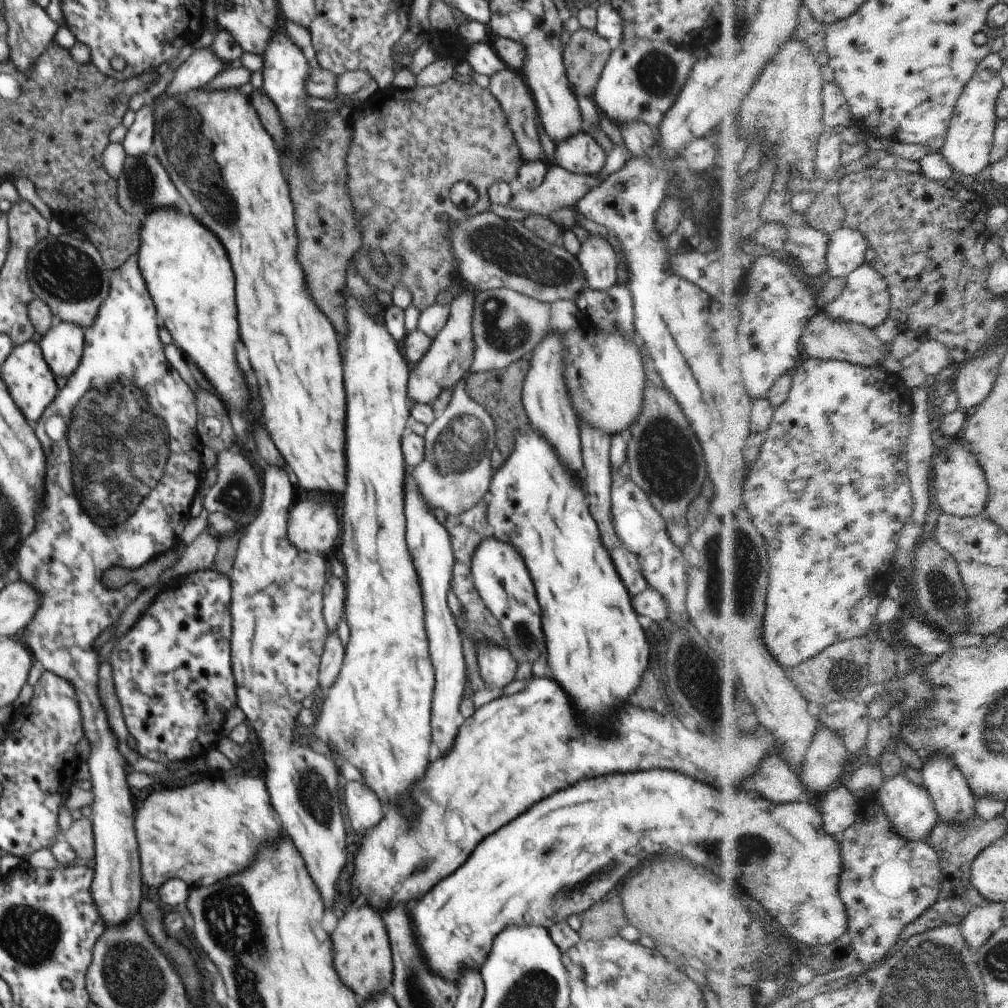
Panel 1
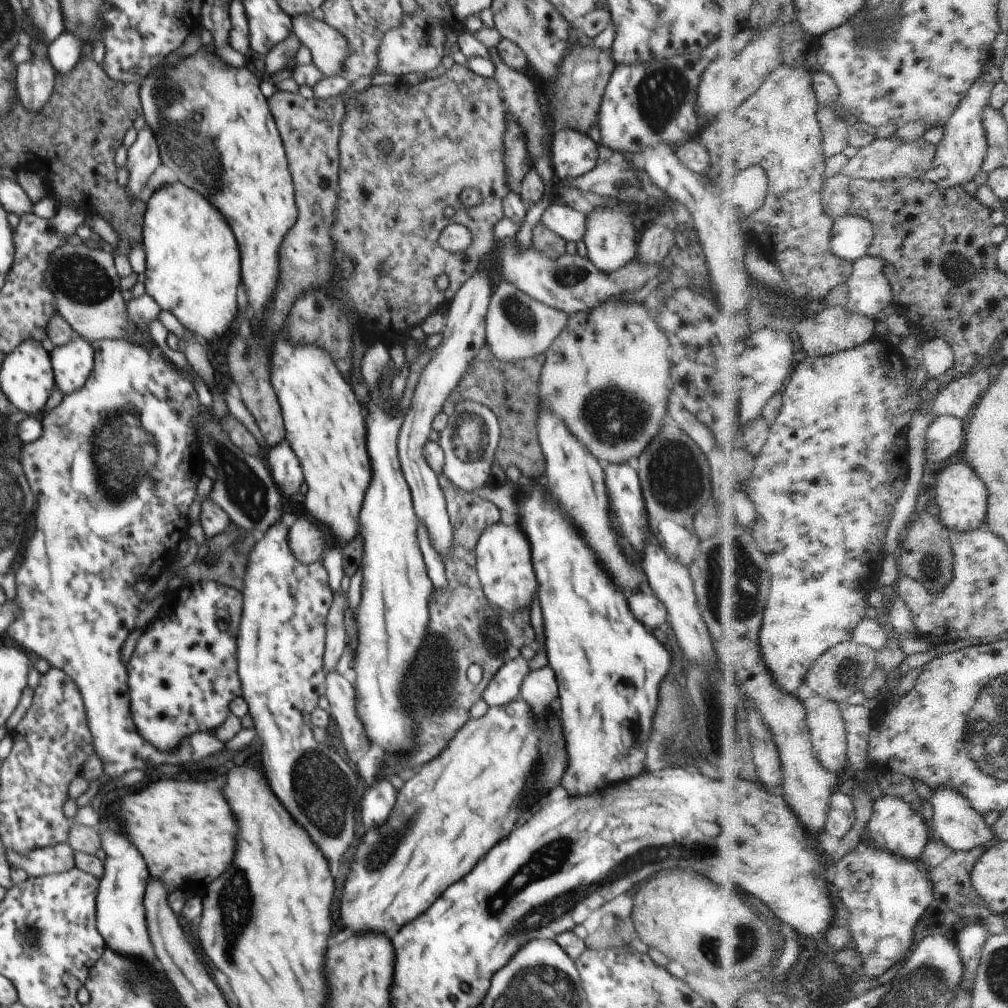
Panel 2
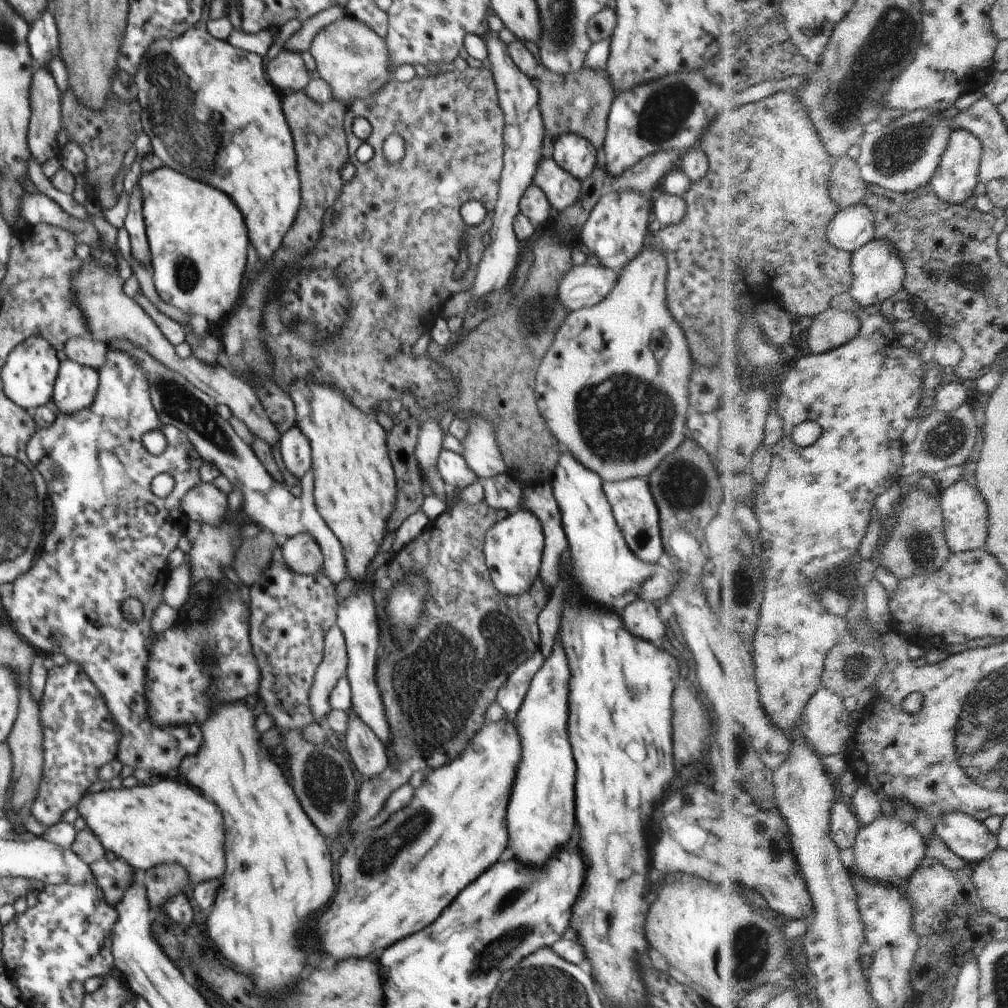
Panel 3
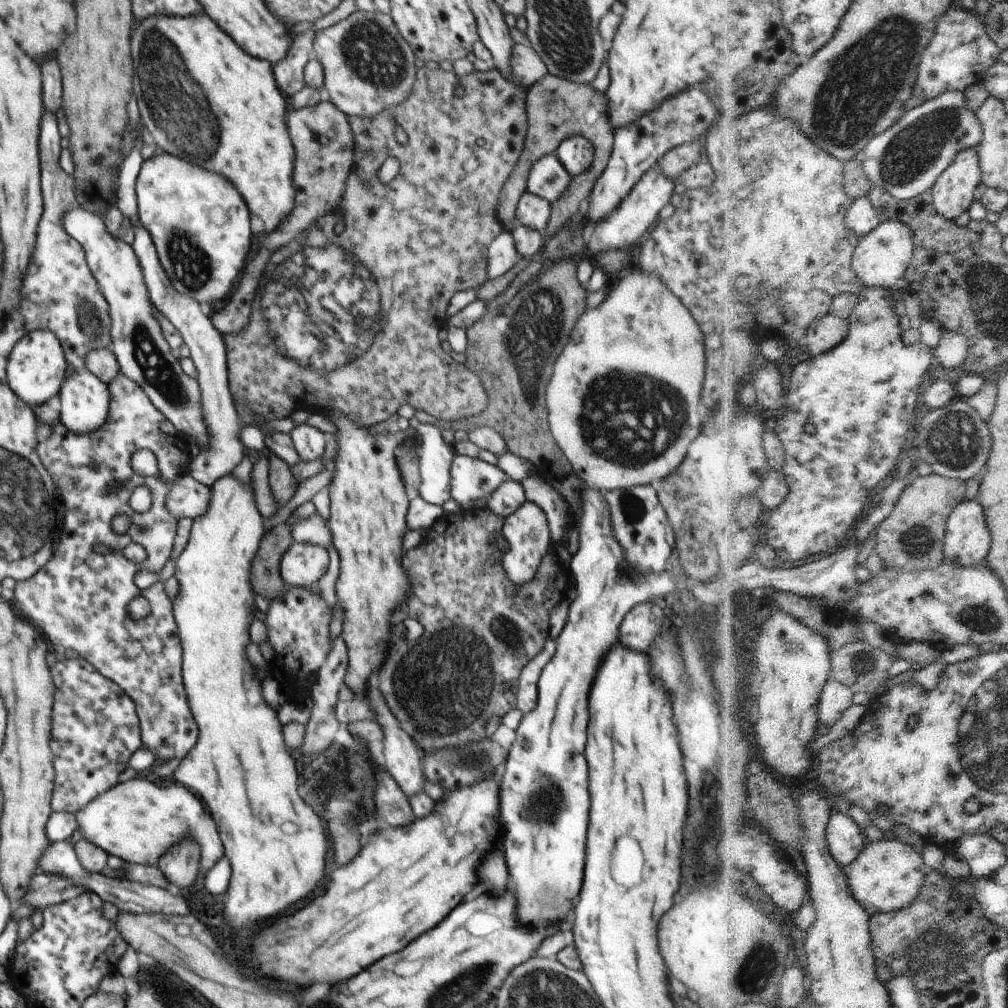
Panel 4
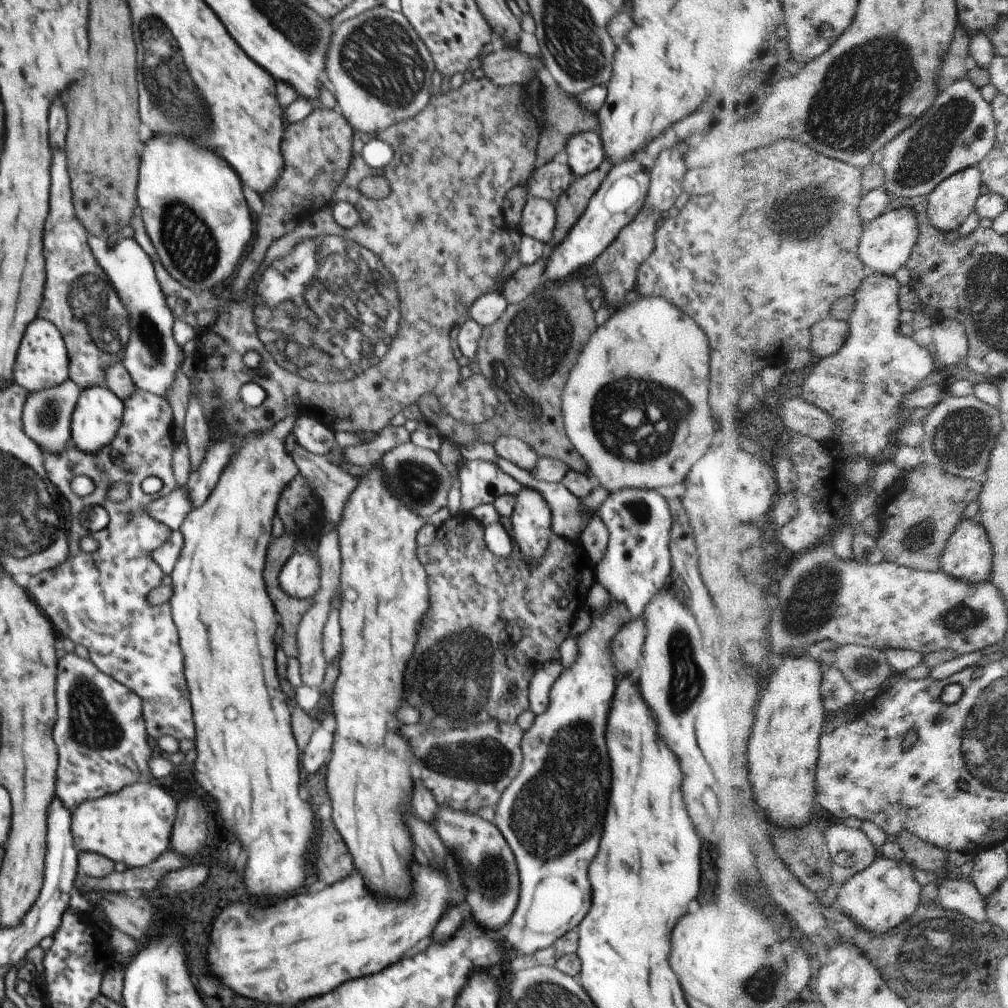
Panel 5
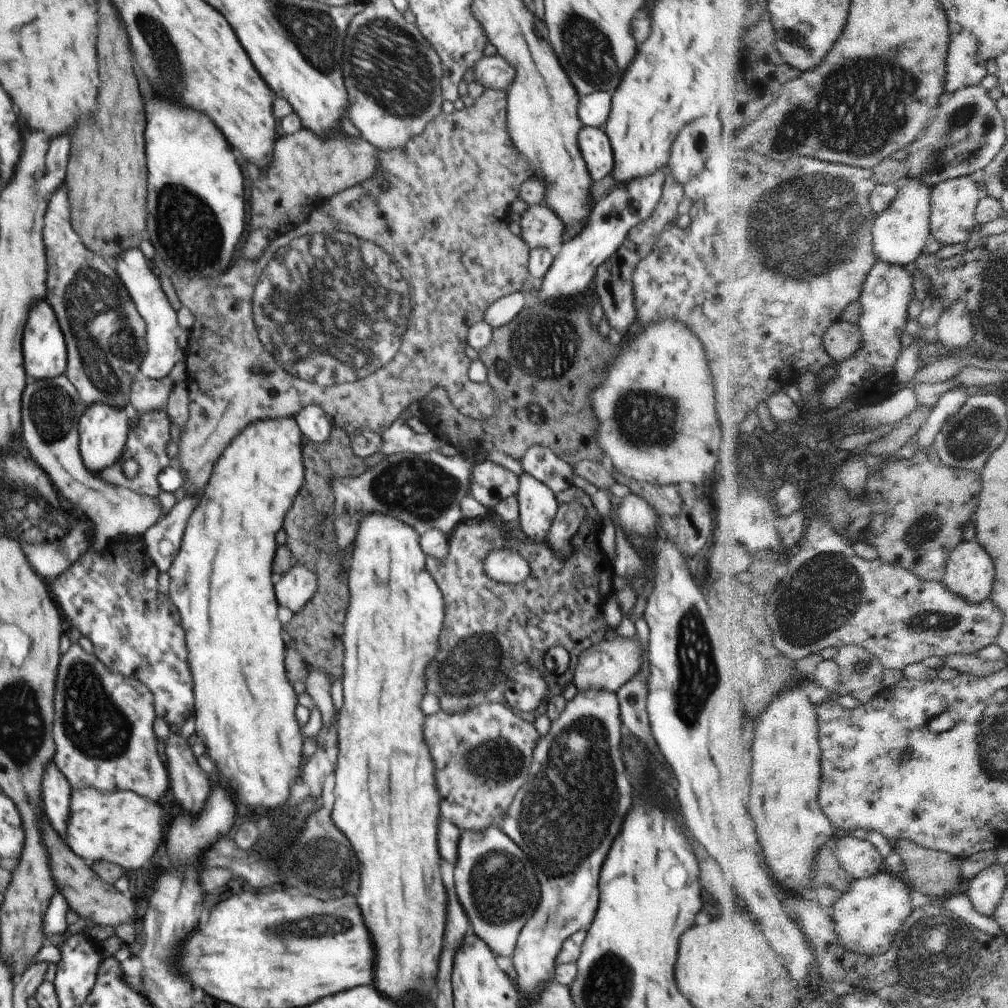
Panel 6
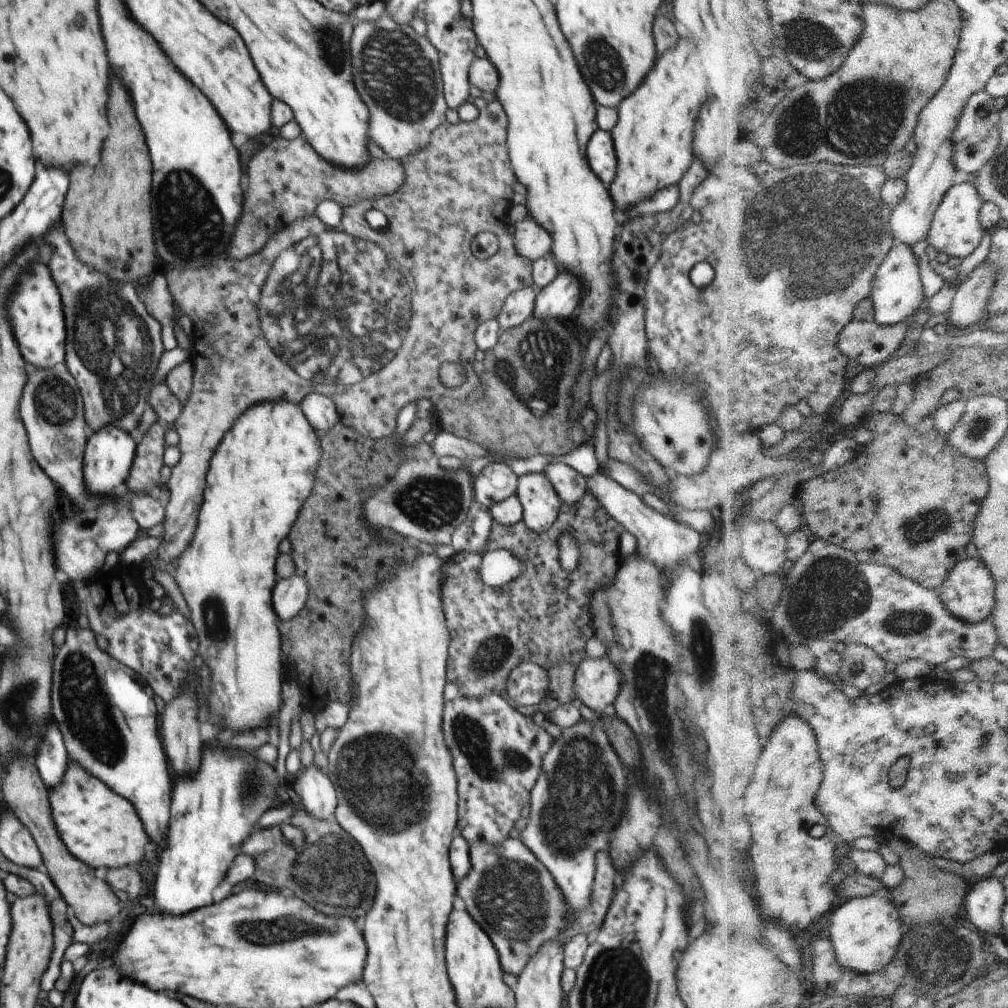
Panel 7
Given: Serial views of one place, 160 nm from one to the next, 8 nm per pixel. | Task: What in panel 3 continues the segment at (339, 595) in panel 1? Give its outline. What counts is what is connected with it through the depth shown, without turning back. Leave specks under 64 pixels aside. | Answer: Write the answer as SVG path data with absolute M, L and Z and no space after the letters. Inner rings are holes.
M337 626L325 634L325 649L322 662L315 670L309 692L310 710L313 722L326 726L326 717L334 710L330 707L330 692L342 676L347 674L347 644L342 631Z

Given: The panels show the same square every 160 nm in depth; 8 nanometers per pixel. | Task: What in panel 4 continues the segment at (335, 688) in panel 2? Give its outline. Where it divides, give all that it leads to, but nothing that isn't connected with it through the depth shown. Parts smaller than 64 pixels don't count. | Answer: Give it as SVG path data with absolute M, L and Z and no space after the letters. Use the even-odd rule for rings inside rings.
M382 764L377 766L375 772L377 787L375 788L374 800L376 800L376 812L378 818L382 818L390 826L408 826L414 822L412 808L408 804L408 798L398 788L398 783L391 777L391 774L384 769Z

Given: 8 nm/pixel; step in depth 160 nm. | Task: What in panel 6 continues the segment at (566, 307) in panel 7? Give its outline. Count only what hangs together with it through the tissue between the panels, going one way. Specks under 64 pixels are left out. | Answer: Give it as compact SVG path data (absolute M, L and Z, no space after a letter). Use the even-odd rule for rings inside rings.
M662 170L649 177L635 178L622 185L616 183L606 200L598 202L596 208L592 207L588 226L583 227L570 240L562 242L562 250L554 257L552 266L538 283L536 294L540 301L548 298L574 298L578 294L584 294L594 279L596 268L602 262L604 265L610 262L608 258L626 240L629 230L651 217L662 198L666 177L666 171Z

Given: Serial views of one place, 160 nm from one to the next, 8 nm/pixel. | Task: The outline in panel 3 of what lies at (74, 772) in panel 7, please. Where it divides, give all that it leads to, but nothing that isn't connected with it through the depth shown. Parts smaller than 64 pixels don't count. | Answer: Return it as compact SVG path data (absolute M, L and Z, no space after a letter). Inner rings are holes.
M166 776L158 784L137 785L119 789L104 789L103 791L84 795L77 804L79 816L84 818L90 829L102 843L105 850L111 850L115 856L124 859L135 868L136 872L152 869L160 864L180 862L194 884L210 880L212 876L224 874L224 826L222 814L218 806L212 806L200 792L180 782L176 776Z

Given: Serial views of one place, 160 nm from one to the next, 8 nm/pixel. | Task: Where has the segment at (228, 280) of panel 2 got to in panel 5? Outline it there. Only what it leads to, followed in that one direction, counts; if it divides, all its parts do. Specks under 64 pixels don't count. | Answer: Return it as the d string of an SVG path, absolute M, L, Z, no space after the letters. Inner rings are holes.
M156 133L151 136L144 144L141 145L140 150L140 164L139 164L139 185L137 186L137 201L142 212L142 218L145 222L145 231L150 237L154 248L156 249L158 260L164 265L164 268L173 276L180 284L192 289L194 292L199 293L206 289L211 289L216 284L224 282L226 278L232 276L234 268L238 266L238 262L242 260L242 254L246 250L246 246L252 240L252 218L250 217L249 206L244 199L242 193L242 186L238 174L230 168L230 164L226 164L222 158L218 158L218 154L214 156L212 150L206 150L202 146L195 145L194 141L186 138L184 134L182 137L170 136L166 133Z

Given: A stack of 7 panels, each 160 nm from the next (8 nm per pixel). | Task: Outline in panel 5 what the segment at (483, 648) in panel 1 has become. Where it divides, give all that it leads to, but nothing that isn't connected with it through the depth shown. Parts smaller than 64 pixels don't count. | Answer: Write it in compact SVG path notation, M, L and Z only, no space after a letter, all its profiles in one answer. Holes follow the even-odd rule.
M560 661L537 665L529 685L530 710L537 716L544 714L549 706L550 691L563 671Z

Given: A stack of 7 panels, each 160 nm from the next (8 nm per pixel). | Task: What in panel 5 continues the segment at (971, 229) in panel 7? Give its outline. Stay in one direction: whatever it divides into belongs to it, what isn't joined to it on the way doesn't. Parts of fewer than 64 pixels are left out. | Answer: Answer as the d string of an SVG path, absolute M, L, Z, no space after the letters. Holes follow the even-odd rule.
M978 165L960 171L942 182L929 194L928 212L934 226L947 233L960 230L977 208L983 183L983 170Z

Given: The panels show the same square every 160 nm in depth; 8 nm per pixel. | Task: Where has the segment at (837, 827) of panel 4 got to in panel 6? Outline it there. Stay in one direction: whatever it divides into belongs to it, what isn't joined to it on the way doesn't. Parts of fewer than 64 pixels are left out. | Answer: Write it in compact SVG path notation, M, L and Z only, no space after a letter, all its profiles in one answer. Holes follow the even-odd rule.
M854 836L844 837L836 845L839 848L838 856L844 871L852 873L856 880L869 879L886 869L884 856L868 840L861 840Z

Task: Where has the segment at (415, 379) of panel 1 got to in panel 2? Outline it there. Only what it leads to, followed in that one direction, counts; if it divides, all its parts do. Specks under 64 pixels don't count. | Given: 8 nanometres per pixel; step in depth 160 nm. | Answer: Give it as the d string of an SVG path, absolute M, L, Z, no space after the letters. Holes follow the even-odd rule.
M478 266L475 273L460 286L450 301L446 314L443 339L439 347L431 350L431 359L423 369L416 386L412 404L405 416L400 432L397 449L401 469L411 490L415 513L428 529L430 540L442 561L452 556L453 528L447 513L447 502L438 477L425 457L428 436L434 429L433 418L442 410L450 392L458 386L462 374L472 365L485 341L485 316L492 296L492 282L488 277L489 268Z

